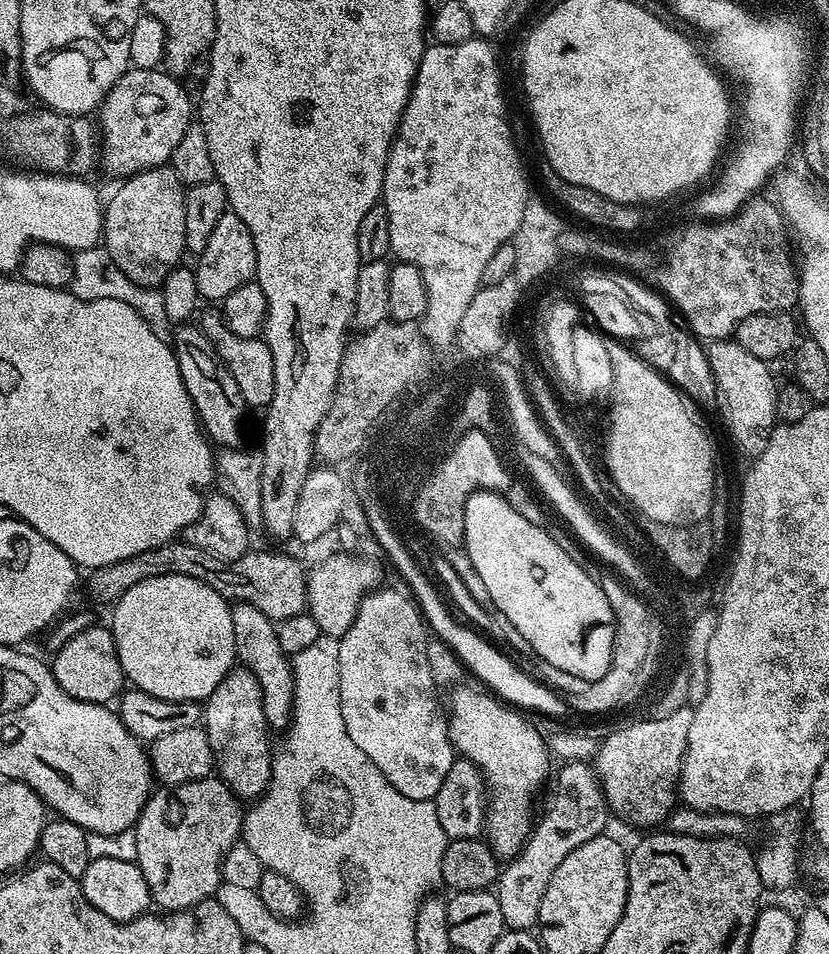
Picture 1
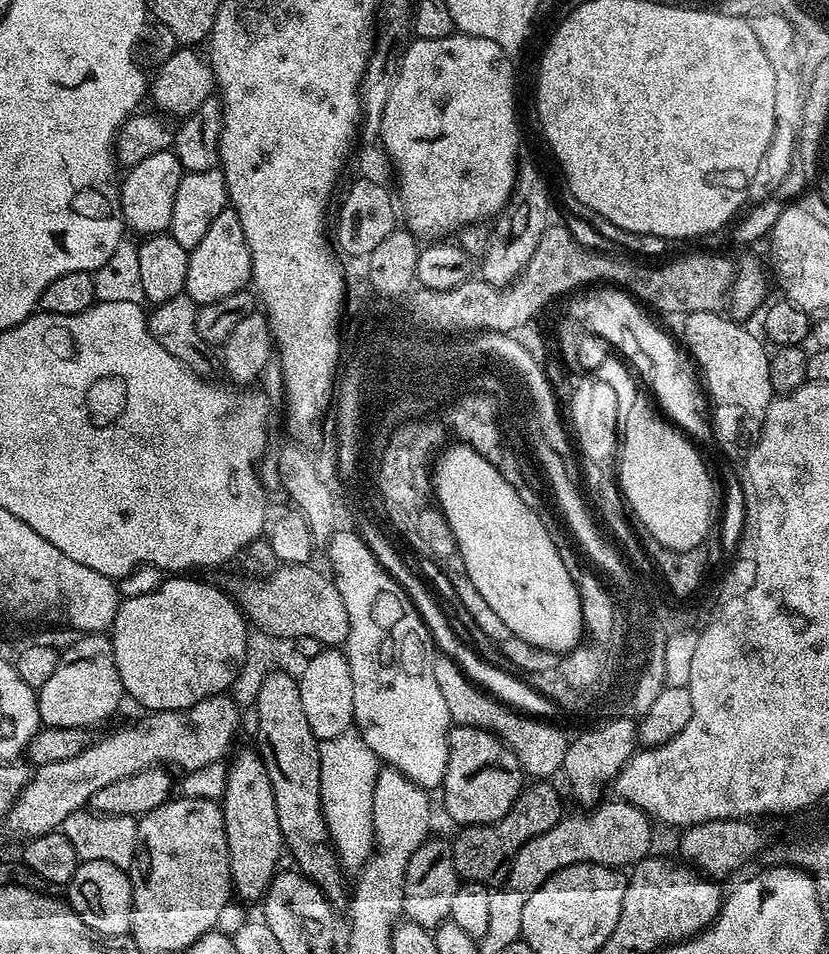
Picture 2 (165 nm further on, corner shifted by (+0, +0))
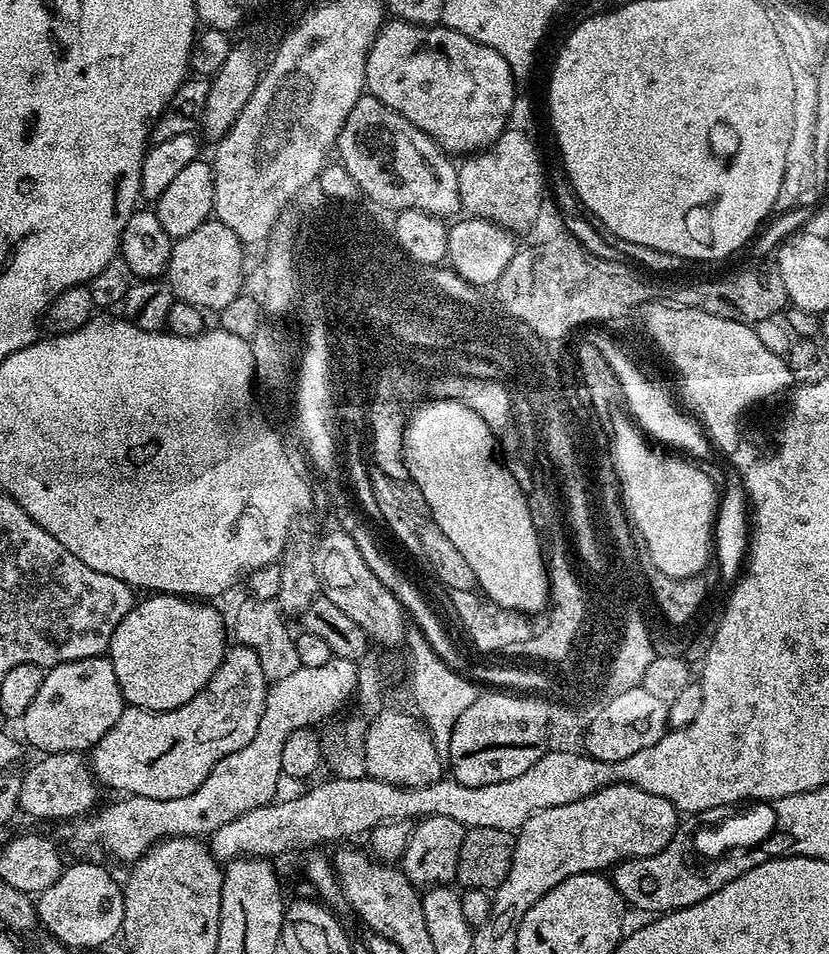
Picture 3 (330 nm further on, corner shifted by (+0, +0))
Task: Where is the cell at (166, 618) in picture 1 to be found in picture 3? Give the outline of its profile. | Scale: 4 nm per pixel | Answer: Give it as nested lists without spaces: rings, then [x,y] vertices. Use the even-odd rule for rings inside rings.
[[[152,594],[147,598],[149,600],[141,604],[140,601],[133,603],[126,618],[118,622],[118,630],[114,630],[114,638],[106,655],[112,661],[114,674],[118,674],[118,686],[125,701],[131,707],[165,712],[190,702],[190,698],[202,691],[218,670],[226,651],[224,620],[219,610],[211,608],[208,602],[197,602],[175,594]]]

